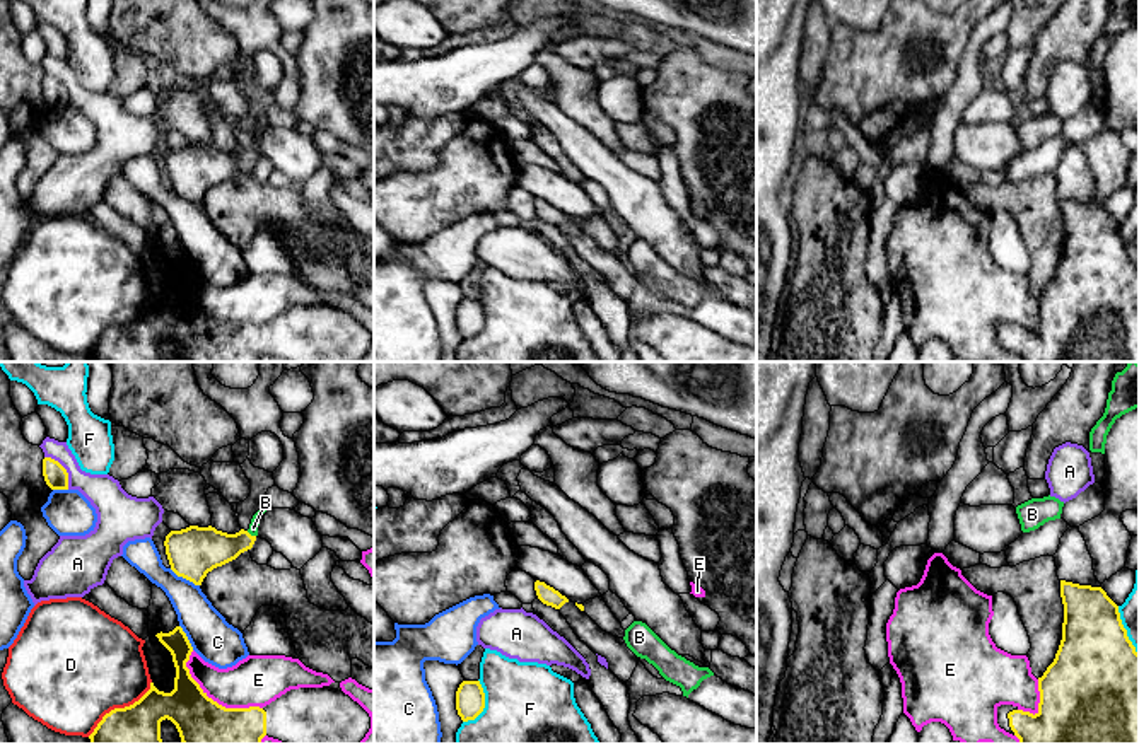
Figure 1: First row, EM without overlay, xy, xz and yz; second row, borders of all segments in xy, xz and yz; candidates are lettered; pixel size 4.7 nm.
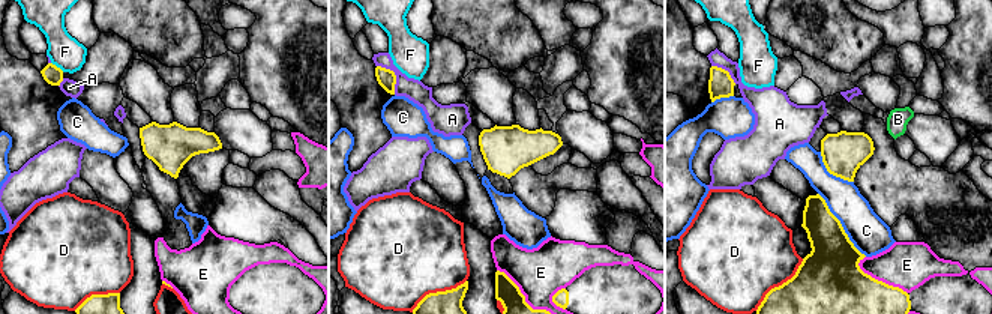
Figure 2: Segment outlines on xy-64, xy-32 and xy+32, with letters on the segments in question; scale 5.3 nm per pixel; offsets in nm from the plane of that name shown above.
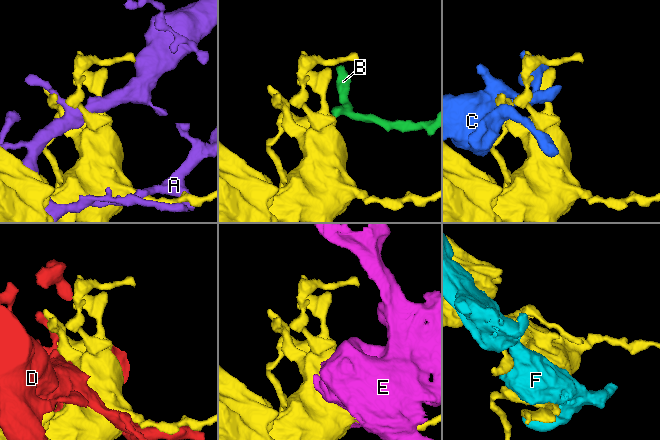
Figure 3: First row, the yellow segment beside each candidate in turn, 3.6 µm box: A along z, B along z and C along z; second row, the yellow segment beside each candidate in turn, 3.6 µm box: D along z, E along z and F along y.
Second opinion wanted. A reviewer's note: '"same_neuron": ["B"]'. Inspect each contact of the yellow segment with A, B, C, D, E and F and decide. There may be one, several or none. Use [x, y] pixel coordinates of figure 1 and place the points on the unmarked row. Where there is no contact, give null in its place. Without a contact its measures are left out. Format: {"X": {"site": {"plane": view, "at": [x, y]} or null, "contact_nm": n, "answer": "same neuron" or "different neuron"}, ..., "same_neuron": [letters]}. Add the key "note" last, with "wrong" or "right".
{"A": {"site": {"plane": "xy", "at": [65, 87]}, "contact_nm": 200, "answer": "different neuron"}, "B": {"site": {"plane": "xy", "at": [250, 152]}, "contact_nm": 50, "answer": "same neuron"}, "C": {"site": {"plane": "xy", "at": [185, 195]}, "contact_nm": 170, "answer": "different neuron"}, "D": {"site": {"plane": "xy", "at": [120, 326]}, "contact_nm": 400, "answer": "different neuron"}, "E": {"site": {"plane": "xy", "at": [212, 318]}, "contact_nm": 440, "answer": "different neuron"}, "F": {"site": {"plane": "xz", "at": [484, 323]}, "contact_nm": 220, "answer": "different neuron"}, "same_neuron": ["B"], "note": "right"}

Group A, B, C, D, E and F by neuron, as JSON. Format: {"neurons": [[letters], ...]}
{"neurons": [["A"], ["B"], ["C"], ["D"], ["E"], ["F"]]}

